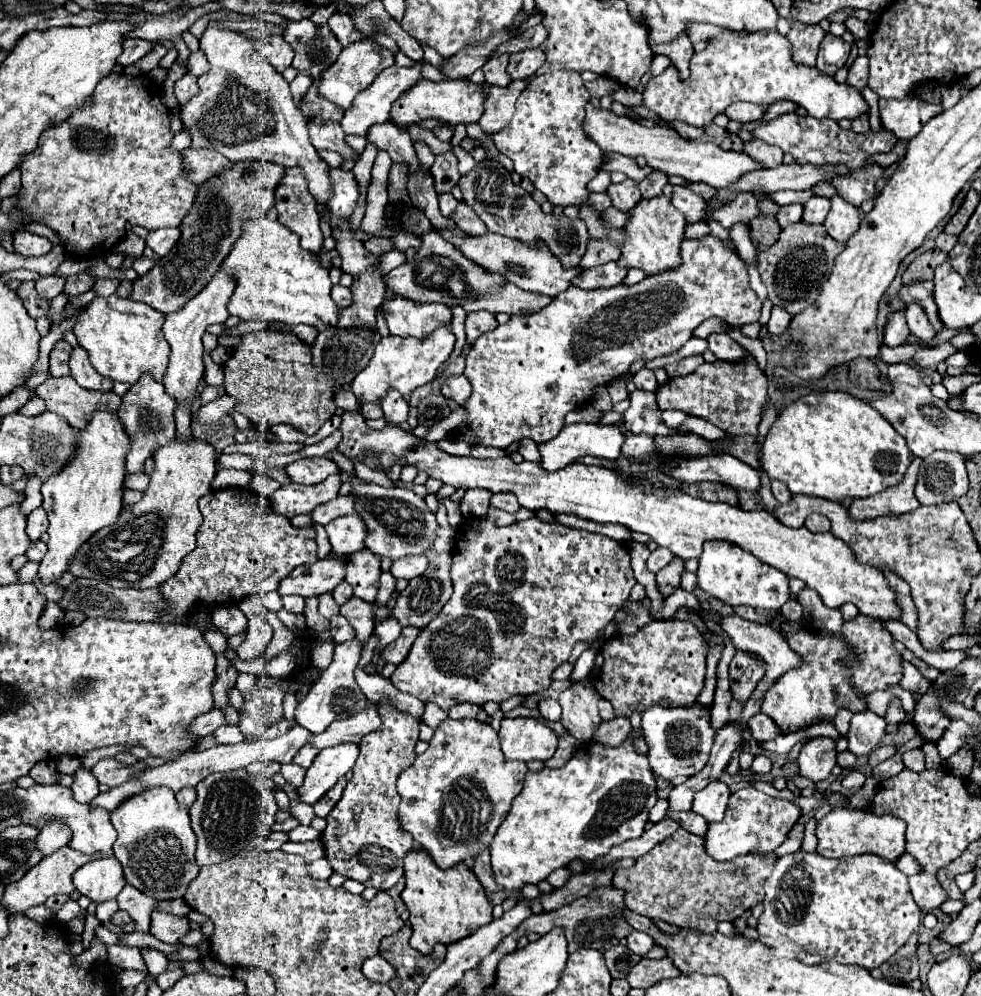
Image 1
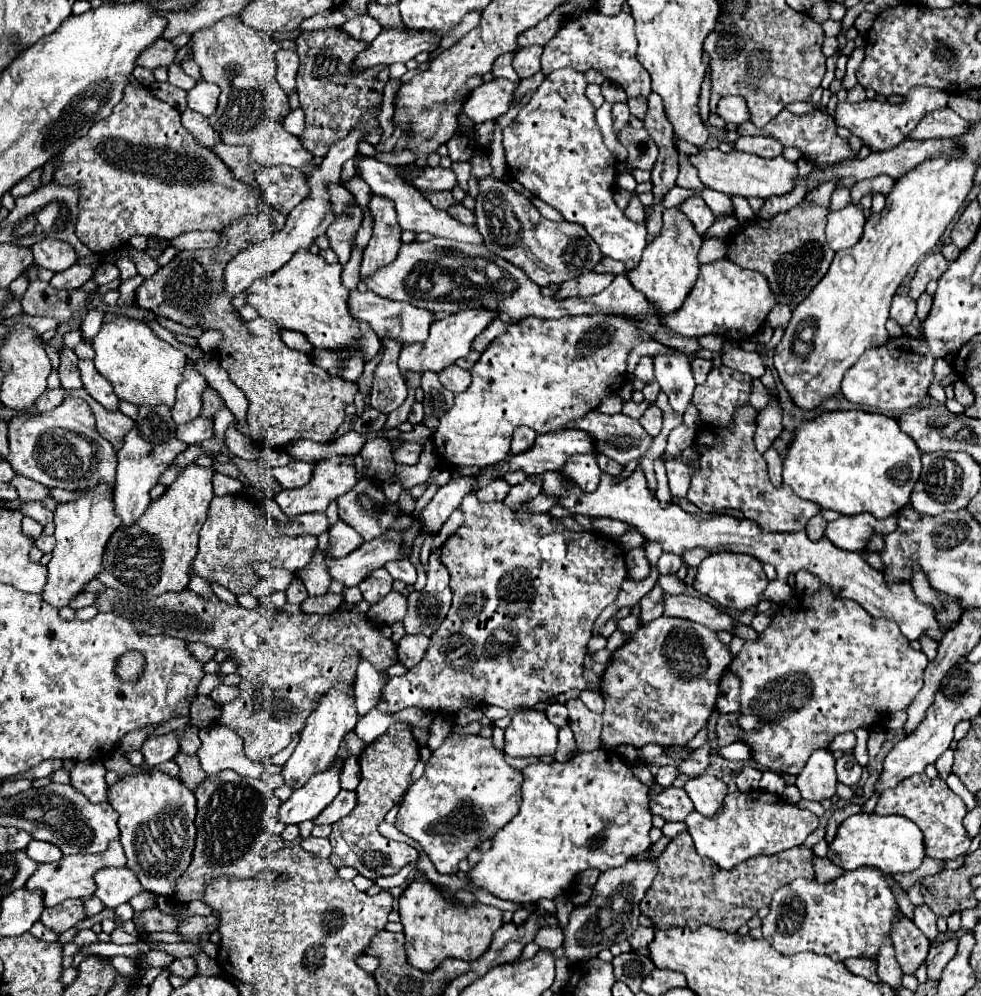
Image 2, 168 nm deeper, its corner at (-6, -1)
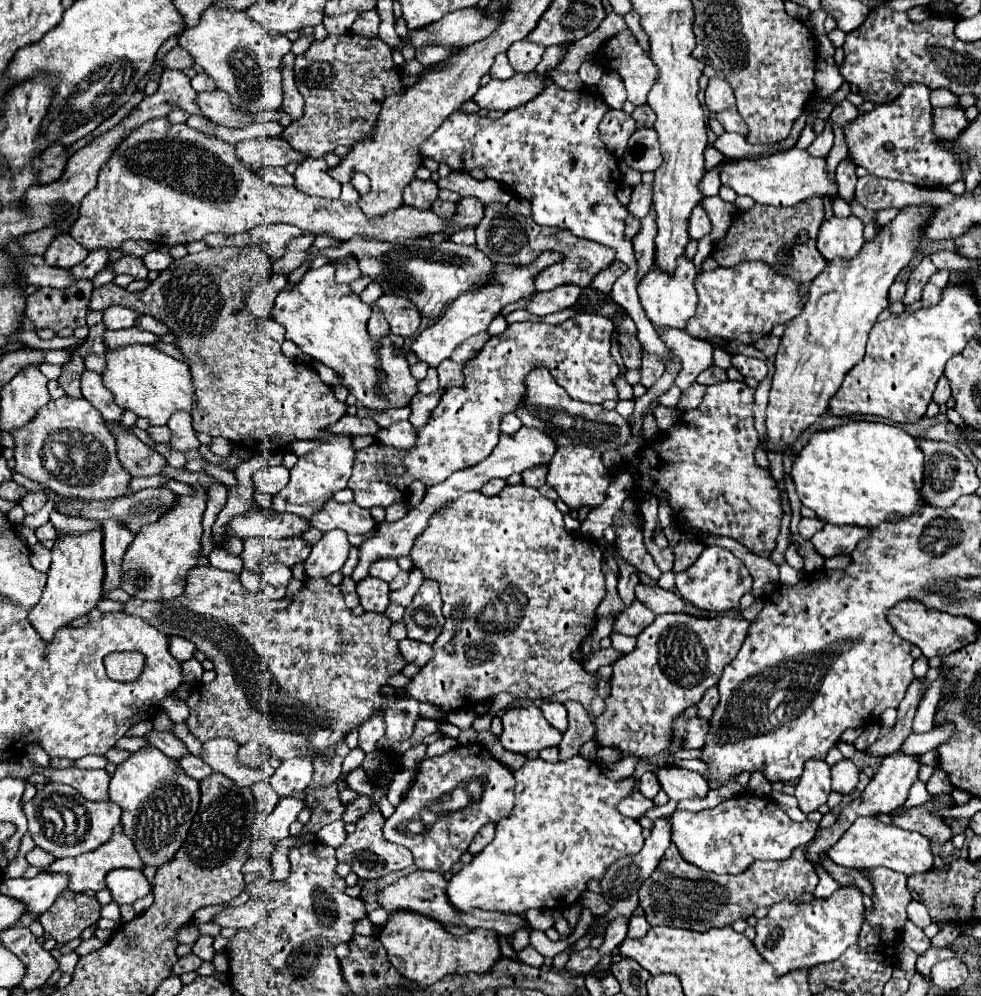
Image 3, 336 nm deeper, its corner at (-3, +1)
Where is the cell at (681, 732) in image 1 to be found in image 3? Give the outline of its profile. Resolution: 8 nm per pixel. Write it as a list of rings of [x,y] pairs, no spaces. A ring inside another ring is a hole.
[[[644,773],[644,775],[642,775],[640,785],[638,785],[638,791],[640,791],[646,799],[650,799],[650,801],[656,797],[656,793],[660,791],[660,783],[656,781],[654,773]]]

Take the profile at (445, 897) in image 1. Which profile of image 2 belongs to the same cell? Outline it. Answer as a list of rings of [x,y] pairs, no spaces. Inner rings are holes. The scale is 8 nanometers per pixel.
[[[419,873],[399,897],[399,913],[405,927],[403,933],[407,959],[421,971],[433,971],[447,957],[465,961],[479,959],[479,955],[483,955],[483,951],[489,947],[493,933],[501,925],[499,909],[479,901],[465,905],[459,899],[447,899],[443,891],[439,891],[439,887],[433,885],[423,873]]]

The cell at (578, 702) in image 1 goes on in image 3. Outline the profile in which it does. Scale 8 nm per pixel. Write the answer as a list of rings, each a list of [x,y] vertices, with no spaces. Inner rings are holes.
[[[568,700],[564,706],[566,709],[570,707],[570,711],[568,711],[570,725],[568,725],[568,731],[564,733],[562,743],[558,745],[560,761],[566,761],[570,757],[578,755],[578,749],[595,735],[595,726],[590,721],[589,713],[586,713],[586,709],[580,703]],[[572,707],[574,707],[574,711],[572,711]]]

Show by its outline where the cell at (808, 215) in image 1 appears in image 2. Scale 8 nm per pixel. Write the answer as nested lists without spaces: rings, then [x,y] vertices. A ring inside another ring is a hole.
[[[835,189],[831,195],[829,211],[839,211],[849,203],[849,189]]]

